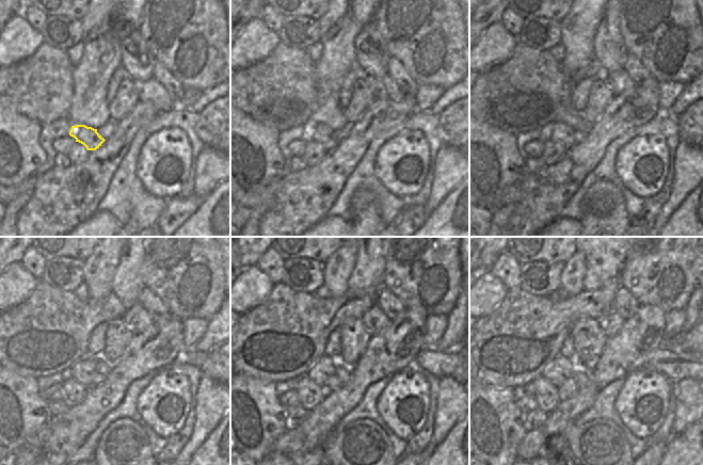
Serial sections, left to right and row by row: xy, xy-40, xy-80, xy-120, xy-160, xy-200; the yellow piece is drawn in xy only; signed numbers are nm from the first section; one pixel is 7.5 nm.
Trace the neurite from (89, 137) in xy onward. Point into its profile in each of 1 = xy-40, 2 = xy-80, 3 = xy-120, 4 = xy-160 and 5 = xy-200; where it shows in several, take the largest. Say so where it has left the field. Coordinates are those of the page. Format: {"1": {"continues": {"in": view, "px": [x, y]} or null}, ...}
{"1": {"continues": {"in": "xy-40", "px": [319, 132]}}, "2": {"continues": {"in": "xy-80", "px": [558, 132]}}, "3": {"continues": {"in": "xy-120", "px": [83, 371]}}, "4": {"continues": {"in": "xy-160", "px": [324, 367]}}, "5": {"continues": {"in": "xy-200", "px": [560, 368]}}}

